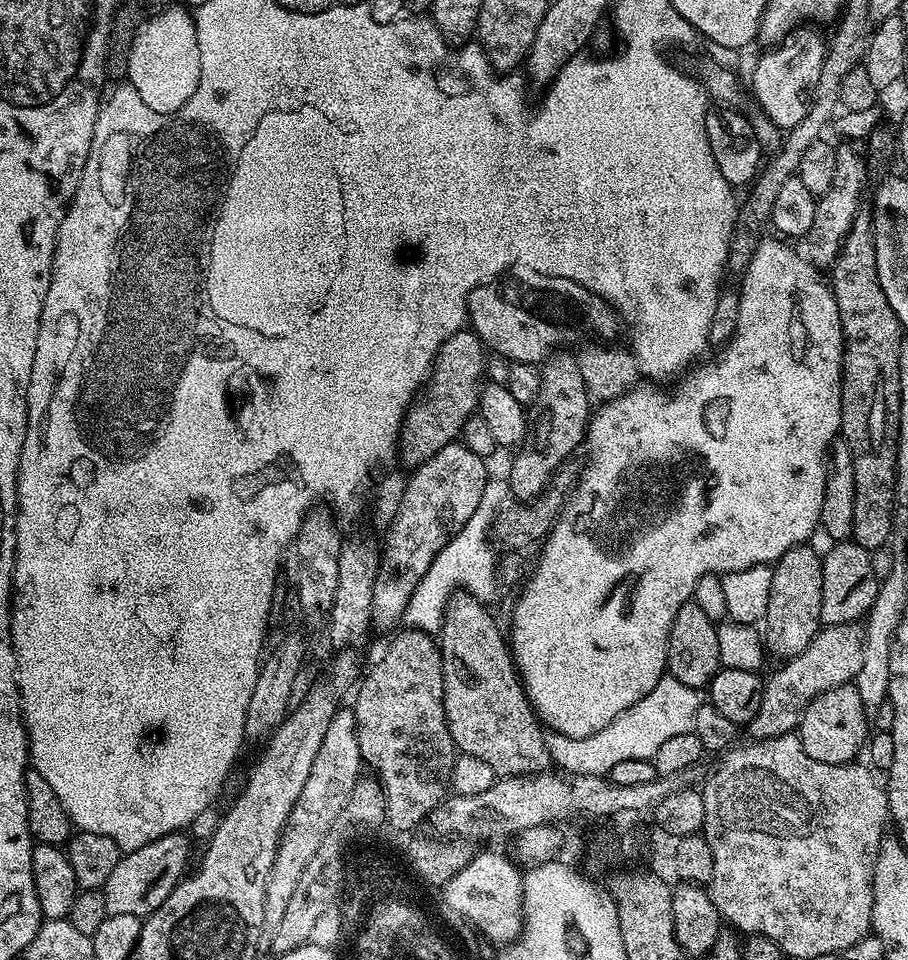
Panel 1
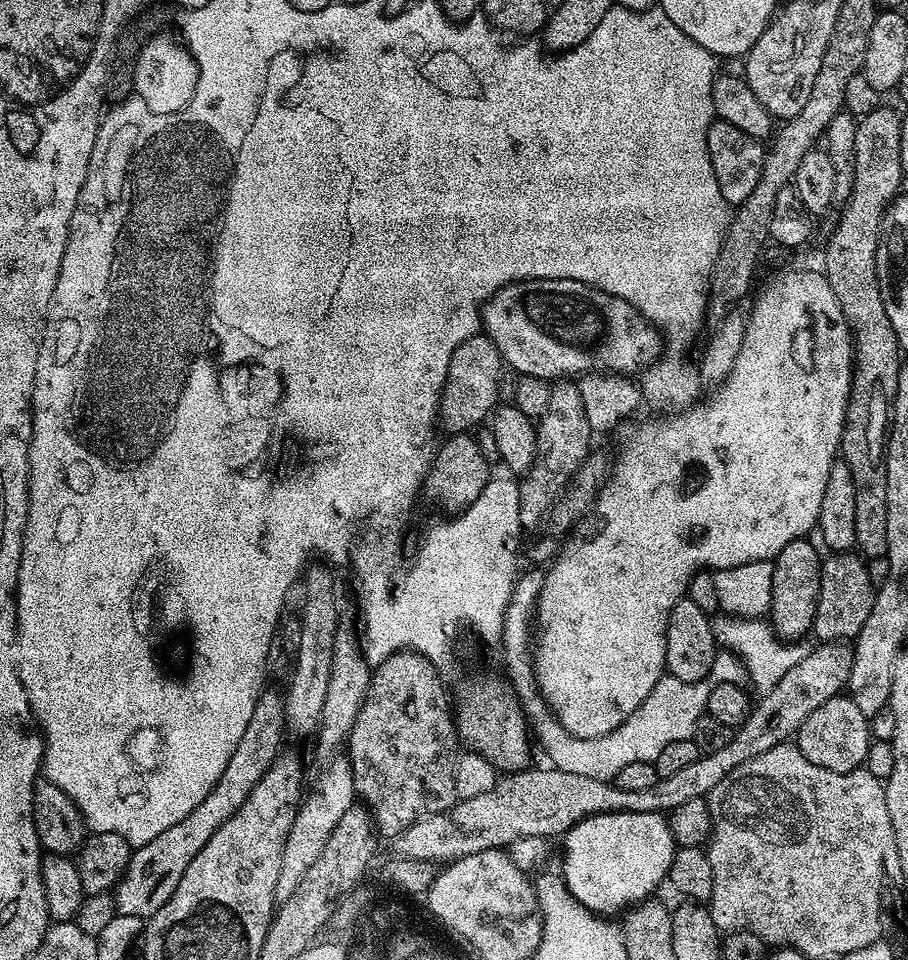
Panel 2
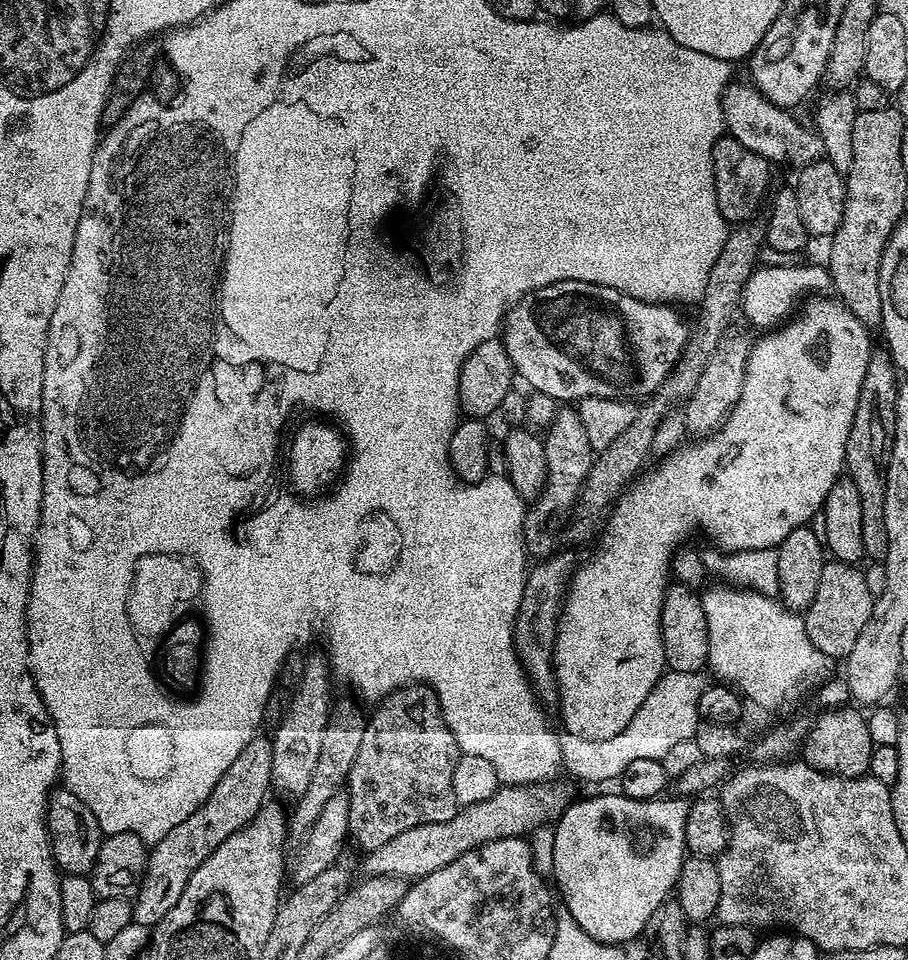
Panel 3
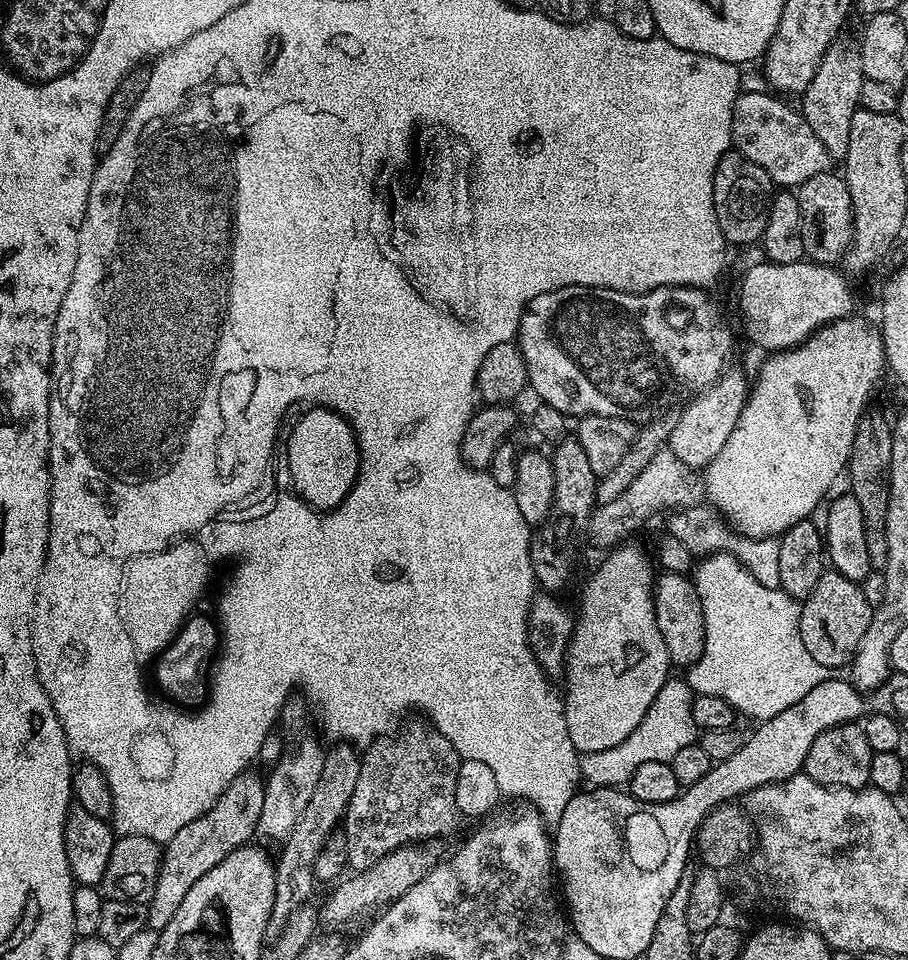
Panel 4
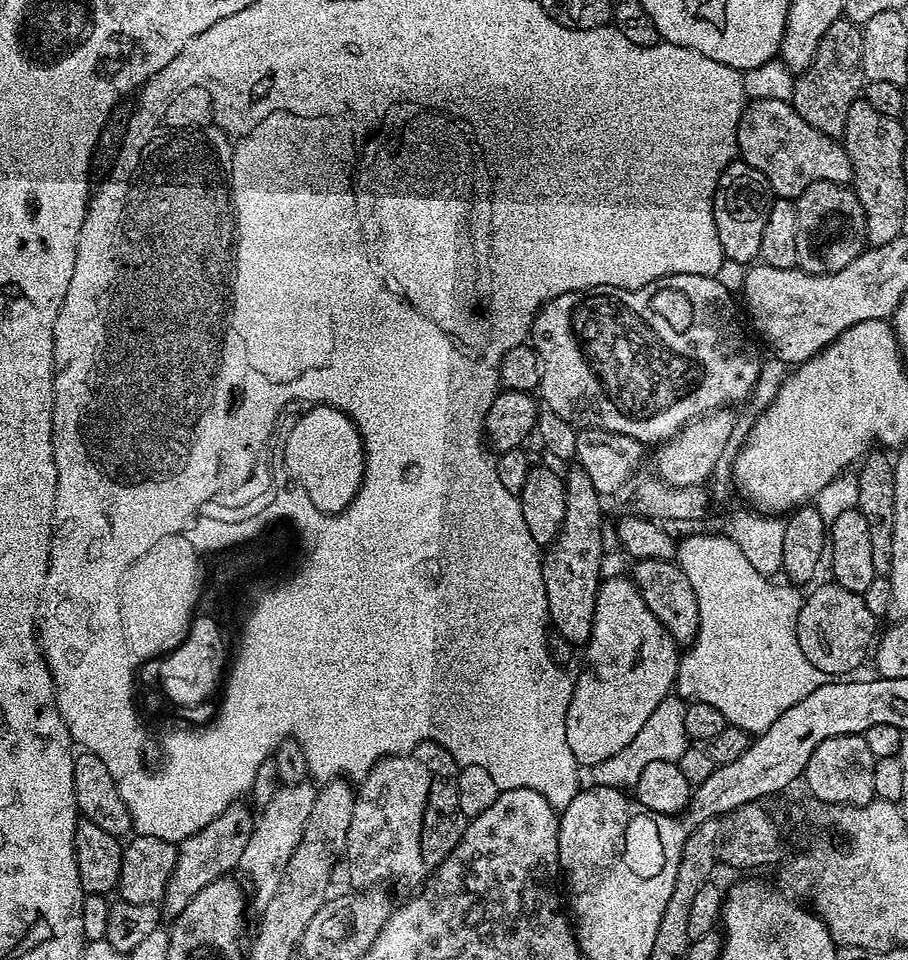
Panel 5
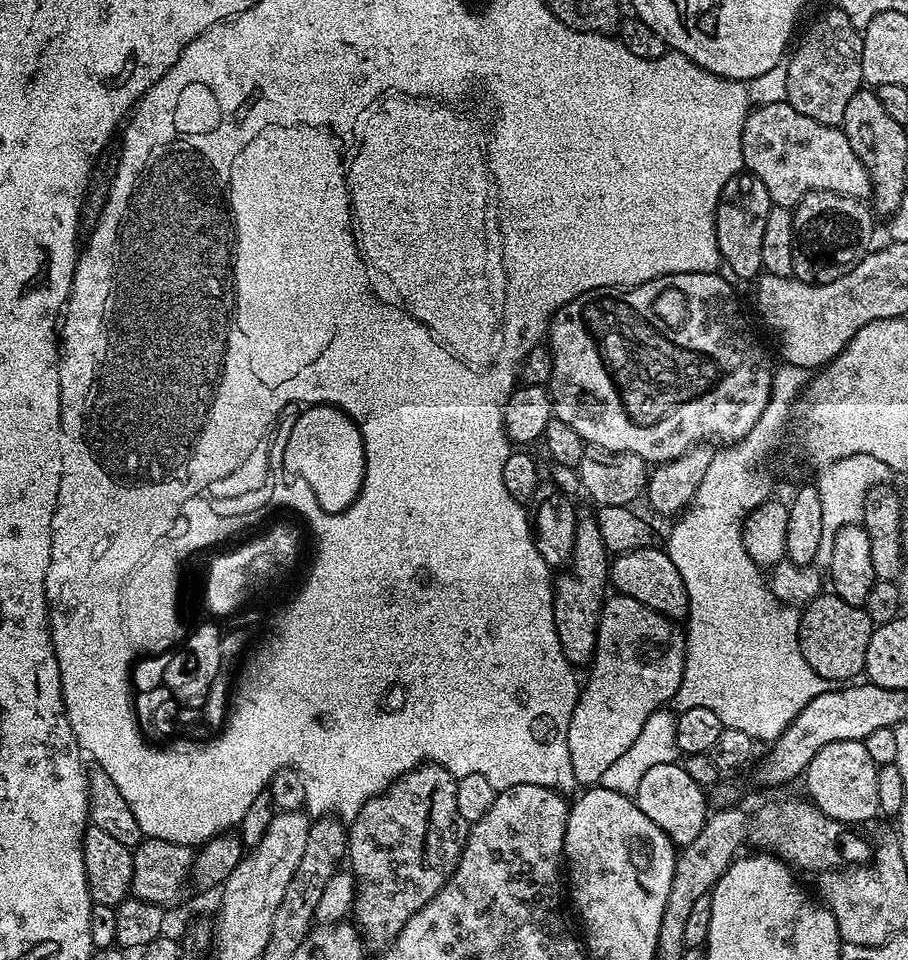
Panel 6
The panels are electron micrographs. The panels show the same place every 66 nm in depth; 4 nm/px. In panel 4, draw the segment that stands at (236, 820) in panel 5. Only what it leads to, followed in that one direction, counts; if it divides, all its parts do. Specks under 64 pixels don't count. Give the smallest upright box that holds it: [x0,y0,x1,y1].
[148,771,264,932]

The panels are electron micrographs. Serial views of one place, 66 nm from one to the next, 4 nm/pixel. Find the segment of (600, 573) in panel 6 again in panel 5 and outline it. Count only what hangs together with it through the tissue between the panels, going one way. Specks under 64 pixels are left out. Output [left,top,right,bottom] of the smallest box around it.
[542,466,606,646]

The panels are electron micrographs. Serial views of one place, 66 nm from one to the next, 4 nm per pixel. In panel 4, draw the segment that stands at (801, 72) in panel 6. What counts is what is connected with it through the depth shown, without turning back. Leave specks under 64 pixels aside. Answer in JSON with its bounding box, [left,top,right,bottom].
[798,42,865,162]

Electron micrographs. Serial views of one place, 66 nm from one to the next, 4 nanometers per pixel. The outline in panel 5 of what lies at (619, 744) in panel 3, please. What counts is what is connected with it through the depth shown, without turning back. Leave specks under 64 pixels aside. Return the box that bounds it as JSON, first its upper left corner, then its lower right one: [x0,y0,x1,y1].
[591,694,689,789]

